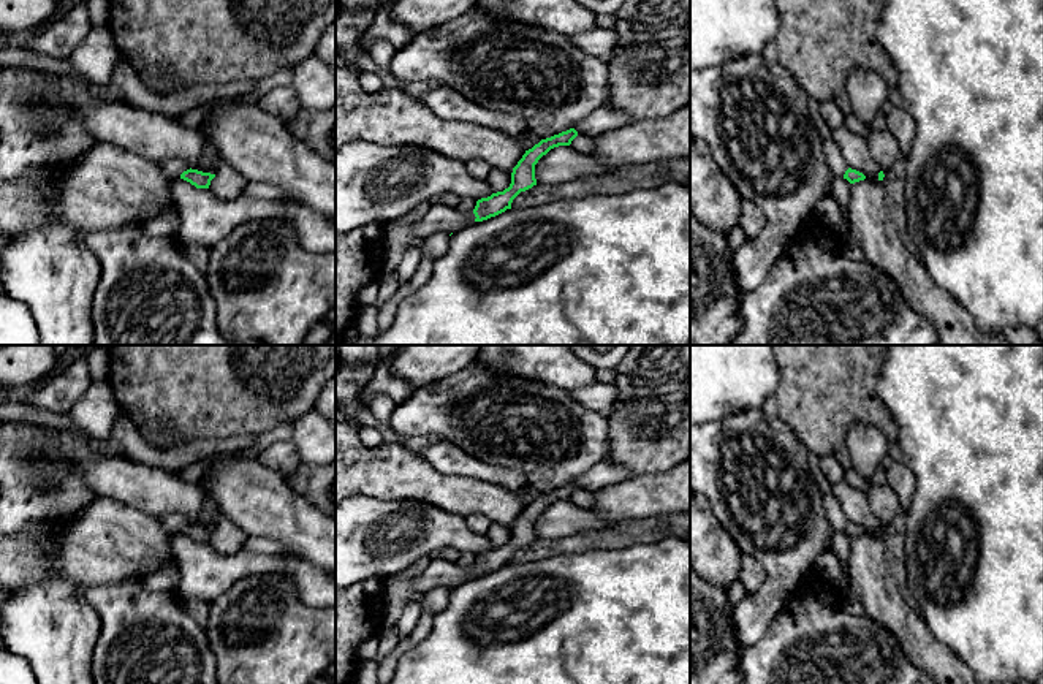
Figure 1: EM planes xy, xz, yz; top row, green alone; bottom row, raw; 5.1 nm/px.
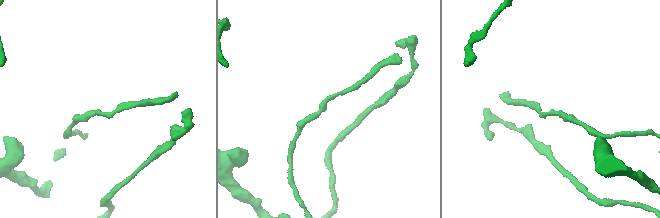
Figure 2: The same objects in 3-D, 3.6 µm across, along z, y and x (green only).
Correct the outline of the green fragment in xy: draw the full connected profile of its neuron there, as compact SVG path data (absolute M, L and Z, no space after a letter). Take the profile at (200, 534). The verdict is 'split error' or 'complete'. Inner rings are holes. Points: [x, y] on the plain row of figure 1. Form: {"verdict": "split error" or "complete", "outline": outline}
{"verdict": "complete", "outline": "M187 524L180 529L180 534L190 537L196 543L209 543L210 535L215 532L215 529L203 527L198 524Z"}

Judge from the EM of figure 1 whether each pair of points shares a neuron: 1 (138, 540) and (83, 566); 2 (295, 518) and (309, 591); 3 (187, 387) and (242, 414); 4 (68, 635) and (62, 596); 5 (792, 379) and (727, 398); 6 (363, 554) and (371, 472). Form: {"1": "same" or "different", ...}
{"1": "same", "2": "different", "3": "same", "4": "same", "5": "different", "6": "different"}

